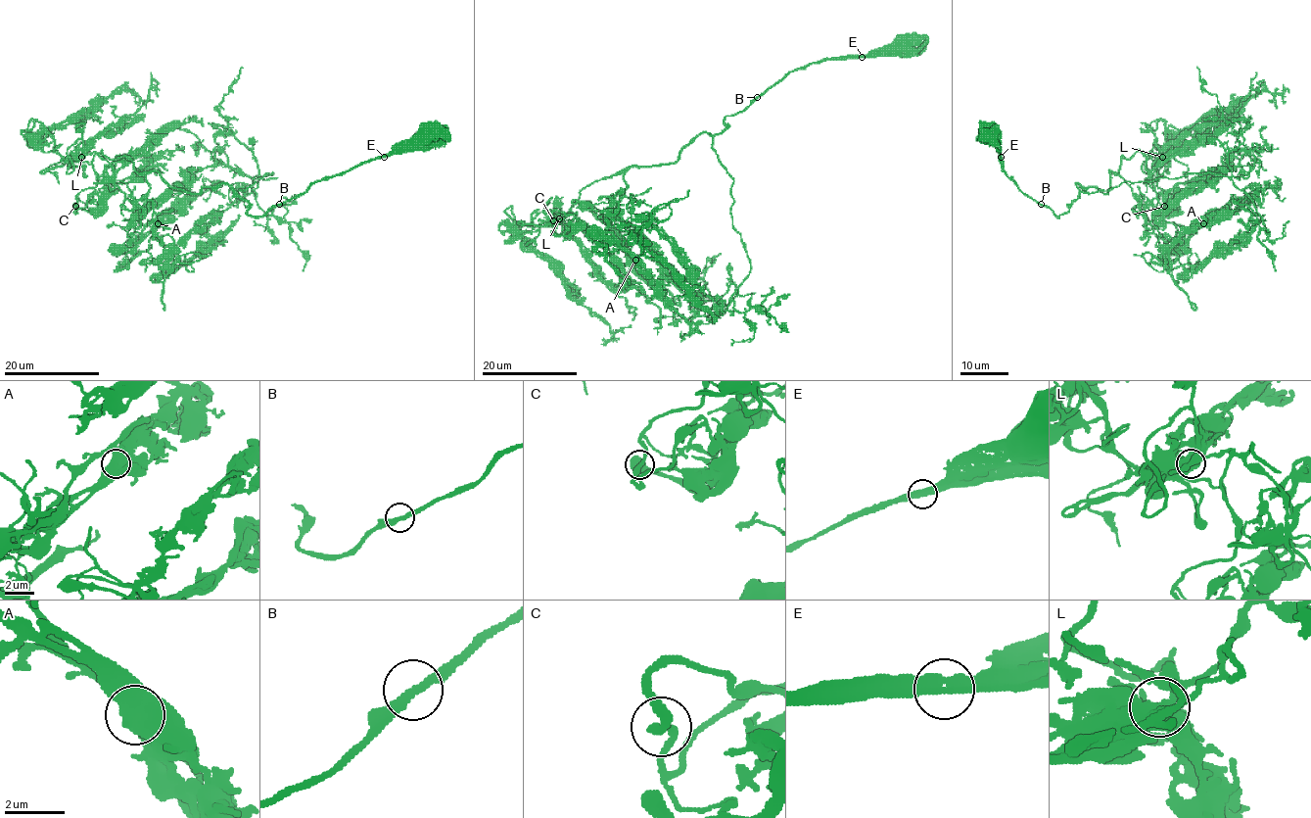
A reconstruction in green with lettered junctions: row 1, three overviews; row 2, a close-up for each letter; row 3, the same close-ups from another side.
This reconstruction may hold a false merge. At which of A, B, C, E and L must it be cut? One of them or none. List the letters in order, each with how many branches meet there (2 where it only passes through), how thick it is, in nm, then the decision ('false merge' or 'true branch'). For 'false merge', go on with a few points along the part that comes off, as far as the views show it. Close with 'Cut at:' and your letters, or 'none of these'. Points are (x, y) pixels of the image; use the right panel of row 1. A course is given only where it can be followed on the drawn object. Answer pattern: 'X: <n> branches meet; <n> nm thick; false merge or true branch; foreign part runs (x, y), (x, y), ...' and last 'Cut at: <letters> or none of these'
A: 2 branches meet; 750 nm thick; true branch
B: 2 branches meet; 240 nm thick; true branch
C: 2 branches meet; 240 nm thick; true branch
E: 2 branches meet; 320 nm thick; true branch
L: 3 branches meet; 500 nm thick; true branch
Cut at: none of these

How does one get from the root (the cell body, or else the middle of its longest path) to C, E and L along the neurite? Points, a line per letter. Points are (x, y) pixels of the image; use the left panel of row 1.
C: (424, 137), (261, 216), (227, 185), (184, 192), (101, 151), (97, 185), (75, 206)
E: (424, 137), (422, 140), (397, 144), (384, 156)
L: (424, 137), (261, 216), (223, 183), (184, 192), (124, 156), (81, 156)

